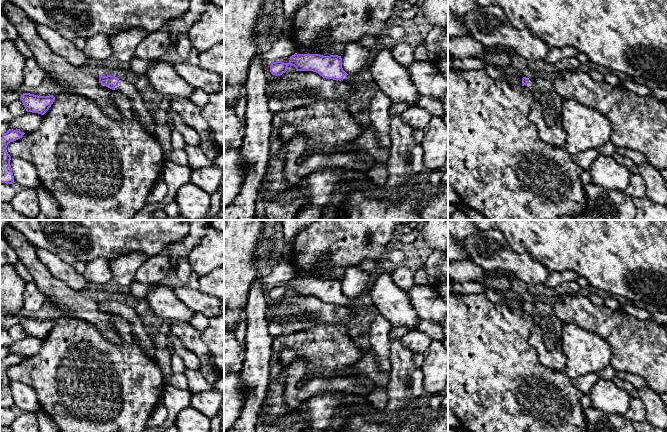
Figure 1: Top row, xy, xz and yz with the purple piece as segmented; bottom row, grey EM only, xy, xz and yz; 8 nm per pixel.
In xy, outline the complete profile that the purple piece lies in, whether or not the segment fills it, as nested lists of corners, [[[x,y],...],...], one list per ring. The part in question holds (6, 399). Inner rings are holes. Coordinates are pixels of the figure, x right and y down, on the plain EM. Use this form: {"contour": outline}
{"contour": [[[9,353],[0,362],[0,406],[12,408],[16,416],[22,415],[24,411],[14,406],[14,400],[10,389],[11,380],[8,378],[6,372],[10,366],[22,362],[24,358],[24,356]]]}

